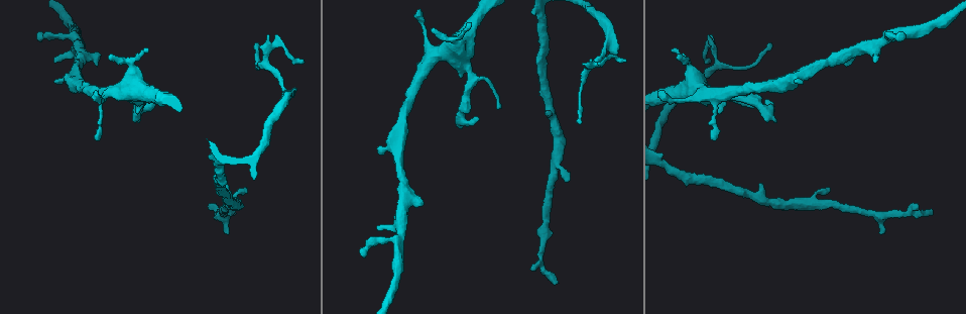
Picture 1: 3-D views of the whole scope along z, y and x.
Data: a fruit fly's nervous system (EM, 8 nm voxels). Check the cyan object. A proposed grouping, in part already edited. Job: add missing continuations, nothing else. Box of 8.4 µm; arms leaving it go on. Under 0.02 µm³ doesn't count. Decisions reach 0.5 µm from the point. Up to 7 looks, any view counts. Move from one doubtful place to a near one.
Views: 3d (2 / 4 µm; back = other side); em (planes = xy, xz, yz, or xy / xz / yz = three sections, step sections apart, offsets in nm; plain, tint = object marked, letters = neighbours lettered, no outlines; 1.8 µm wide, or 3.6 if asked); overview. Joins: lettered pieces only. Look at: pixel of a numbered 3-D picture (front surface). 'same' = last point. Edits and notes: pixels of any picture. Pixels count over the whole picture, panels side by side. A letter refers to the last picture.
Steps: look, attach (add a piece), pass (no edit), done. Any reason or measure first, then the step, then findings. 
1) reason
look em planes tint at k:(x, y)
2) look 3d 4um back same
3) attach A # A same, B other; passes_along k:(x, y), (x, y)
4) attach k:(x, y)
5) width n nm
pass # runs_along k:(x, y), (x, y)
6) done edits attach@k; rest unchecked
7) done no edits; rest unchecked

look 3d 2um at 1:(138, 112)

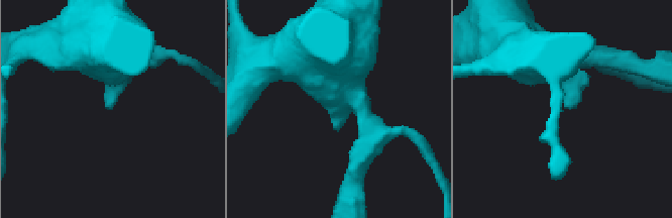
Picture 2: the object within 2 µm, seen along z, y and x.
shape alone is not enough
look em planes letters at 2:(568, 108)

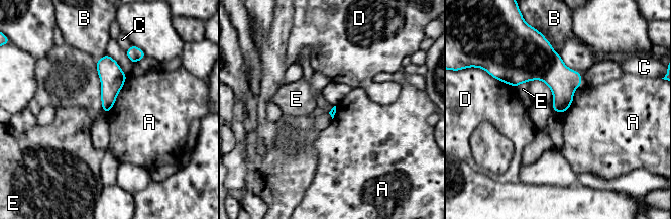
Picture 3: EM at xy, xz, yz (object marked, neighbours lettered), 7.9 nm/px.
pass # A other, B other, C other, D other, E other; border 3:(127, 75), (116, 101), (108, 113); none of them fits

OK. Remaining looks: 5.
look 3d 2um at 1:(246, 189)

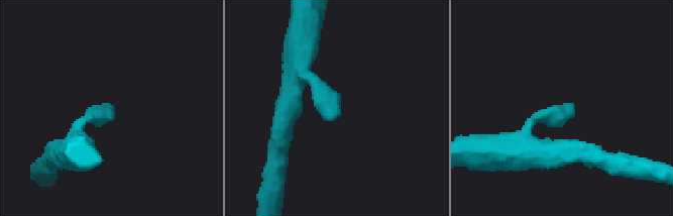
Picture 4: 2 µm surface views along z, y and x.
look em planes tint at 4:(111, 107)

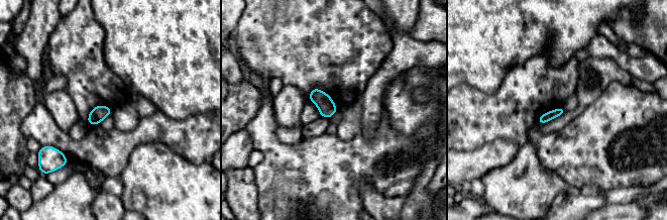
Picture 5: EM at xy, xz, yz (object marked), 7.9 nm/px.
see the neighbours
look em planes letters same

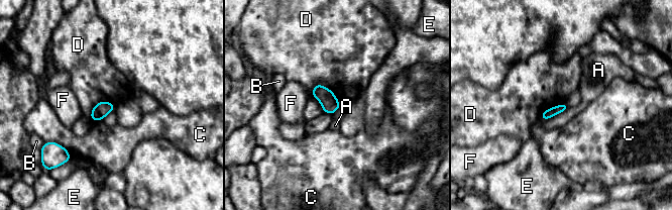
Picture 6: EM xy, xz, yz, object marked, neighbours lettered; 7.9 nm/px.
pass # A other, B other, C other, D other, E other, F other; border 6:(312, 87), (326, 86), (341, 105); no lettered piece goes on from it

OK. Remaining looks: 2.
an open end
look 3d 2um at 1:(556, 283)

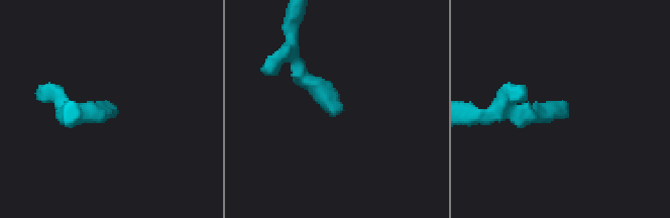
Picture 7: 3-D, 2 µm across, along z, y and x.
now the EM
look em xy step 8 letters at 7:(331, 110)

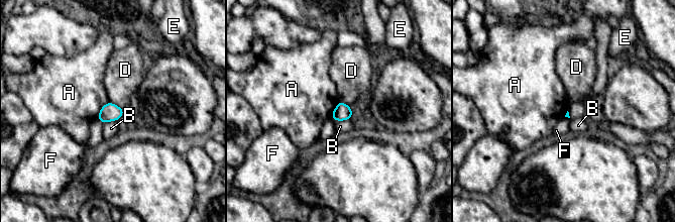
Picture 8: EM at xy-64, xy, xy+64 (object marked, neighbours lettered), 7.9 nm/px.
pass # A other, B other, D other, E other, F other; border 8:(109, 101), (102, 106), (96, 119); no lettered piece goes on from it

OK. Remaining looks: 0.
done no edits; rest unchecked

